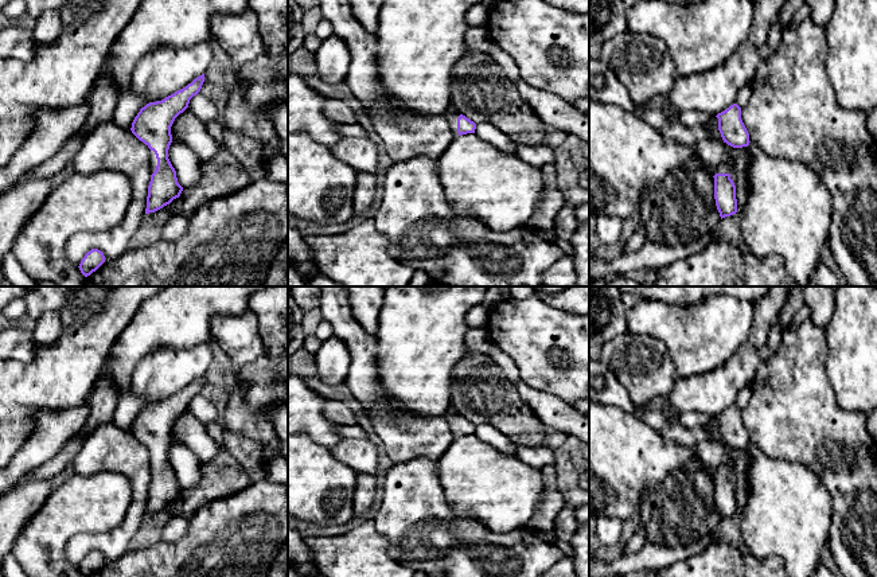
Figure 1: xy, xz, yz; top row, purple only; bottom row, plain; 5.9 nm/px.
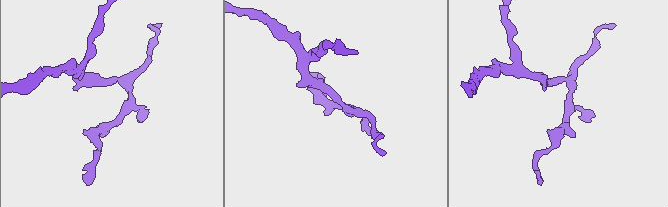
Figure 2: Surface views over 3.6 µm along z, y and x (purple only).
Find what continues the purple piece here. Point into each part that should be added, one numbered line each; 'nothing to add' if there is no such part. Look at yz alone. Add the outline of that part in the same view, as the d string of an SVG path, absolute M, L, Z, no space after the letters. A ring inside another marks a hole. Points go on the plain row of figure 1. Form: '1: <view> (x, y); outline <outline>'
1: yz (724, 468); outline M721 464L714 472L716 475L729 475L730 473L730 467L728 464Z

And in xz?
1: xz (452, 418); outline M459 413L457 414L445 414L445 418L449 424L451 432L455 436L455 438L459 437L459 434L457 434L457 420L459 420L459 417L460 417Z

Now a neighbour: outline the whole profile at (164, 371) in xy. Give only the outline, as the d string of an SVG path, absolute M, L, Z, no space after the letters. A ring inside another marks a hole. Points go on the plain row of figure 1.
M210 344L157 348L136 366L130 390L148 403L161 402L204 375L211 359Z

